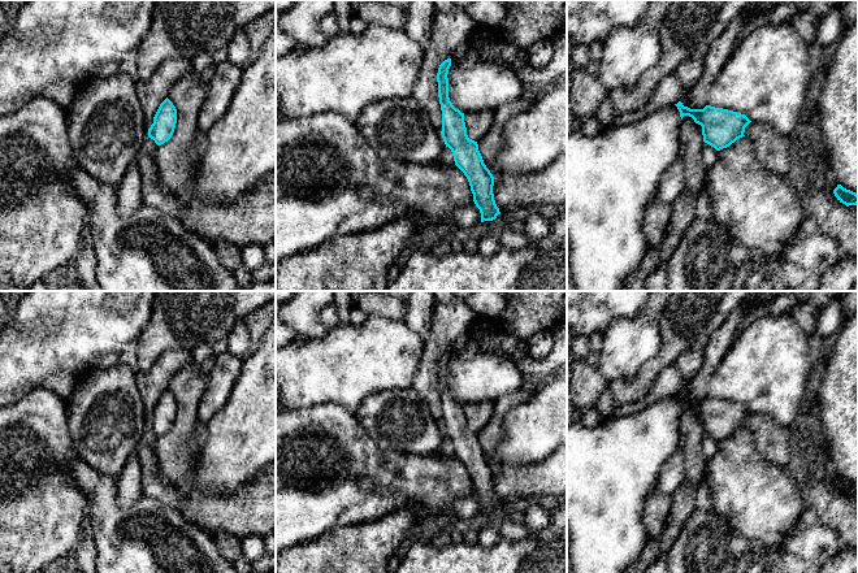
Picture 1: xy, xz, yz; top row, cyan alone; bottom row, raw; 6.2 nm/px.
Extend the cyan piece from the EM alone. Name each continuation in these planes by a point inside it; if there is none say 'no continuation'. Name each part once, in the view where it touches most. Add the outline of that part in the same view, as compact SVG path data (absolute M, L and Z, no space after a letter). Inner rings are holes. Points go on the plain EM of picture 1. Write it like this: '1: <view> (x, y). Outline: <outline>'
no continuation

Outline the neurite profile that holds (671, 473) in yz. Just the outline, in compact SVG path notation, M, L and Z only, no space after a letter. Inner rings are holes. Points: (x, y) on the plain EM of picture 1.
M676 451L664 461L659 470L658 490L672 496L672 494L680 486L684 474L684 453L681 451Z

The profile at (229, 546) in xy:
M214 530L211 533L213 542L217 546L218 552L230 563L243 559L242 539L237 535L225 531Z

